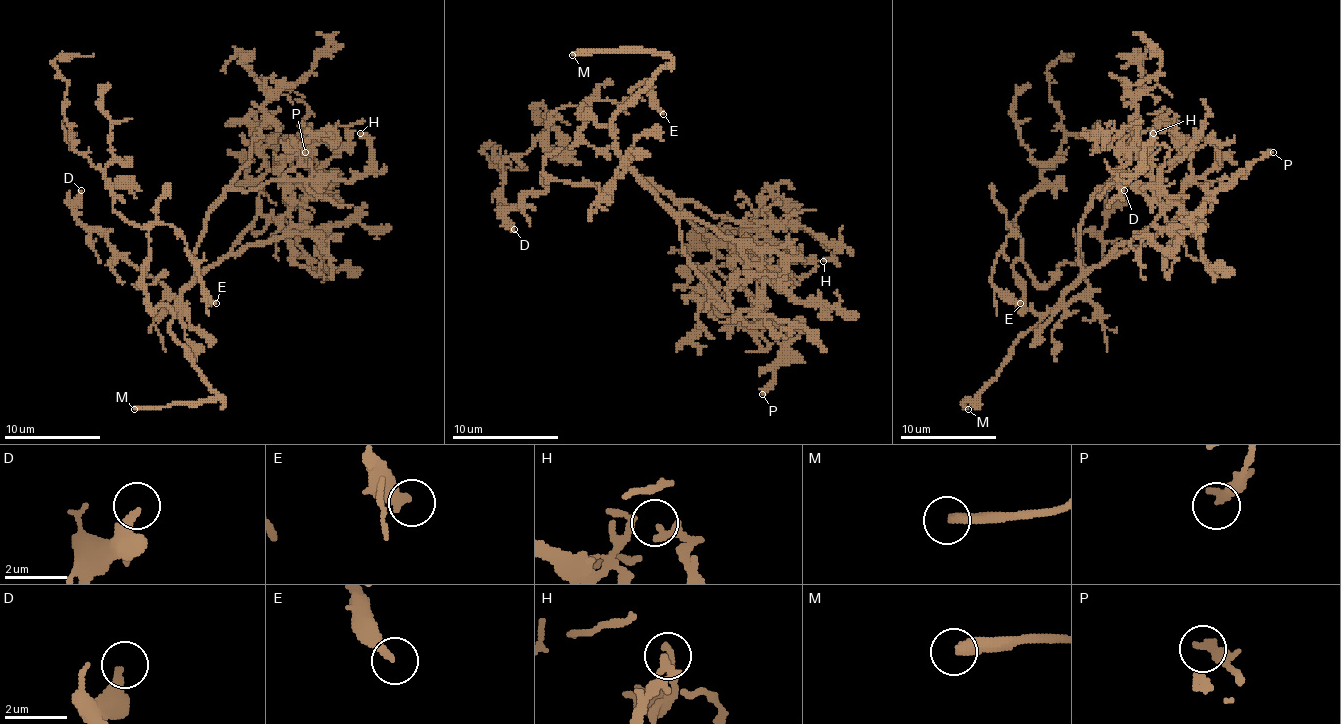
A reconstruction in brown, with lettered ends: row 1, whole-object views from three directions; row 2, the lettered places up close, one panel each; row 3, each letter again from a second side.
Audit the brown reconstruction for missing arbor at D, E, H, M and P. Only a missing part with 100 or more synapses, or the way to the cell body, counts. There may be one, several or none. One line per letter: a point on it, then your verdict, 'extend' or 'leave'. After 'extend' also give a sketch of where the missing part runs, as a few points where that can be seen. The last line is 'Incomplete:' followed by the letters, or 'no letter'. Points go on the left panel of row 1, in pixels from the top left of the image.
D: place (81, 190); leave
E: place (216, 303); leave
H: place (360, 133); leave
M: place (134, 409); extend
P: place (305, 152); leave
Incomplete: M

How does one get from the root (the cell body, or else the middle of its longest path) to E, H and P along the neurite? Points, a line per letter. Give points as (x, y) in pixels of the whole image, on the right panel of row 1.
E: (1040, 313), (1023, 301), (1023, 284), (1013, 270), (1020, 236), (1008, 224), (1011, 231), (992, 282), (1020, 303)
H: (1040, 313), (1047, 313), (1080, 275), (1078, 224), (1085, 207), (1100, 188), (1136, 174), (1153, 133)
P: (1040, 313), (1047, 313), (1097, 265), (1121, 251), (1150, 243), (1179, 214), (1201, 217), (1217, 188), (1273, 152)

